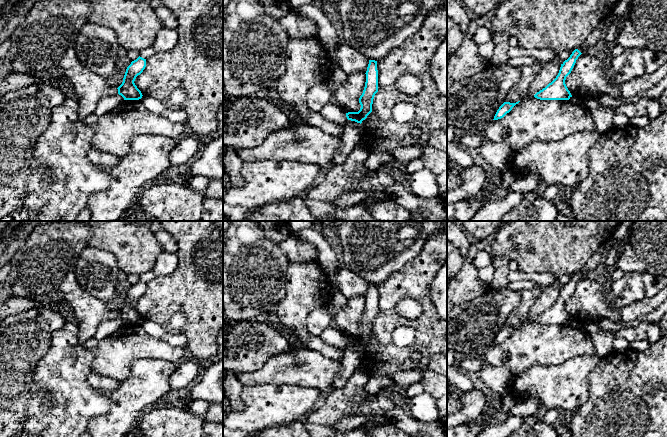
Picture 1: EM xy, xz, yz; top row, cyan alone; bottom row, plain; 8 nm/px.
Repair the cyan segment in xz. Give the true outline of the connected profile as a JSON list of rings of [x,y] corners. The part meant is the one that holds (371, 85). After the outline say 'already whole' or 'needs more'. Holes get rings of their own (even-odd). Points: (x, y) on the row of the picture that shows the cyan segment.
[[[369,60],[366,71],[366,82],[362,95],[359,98],[361,108],[358,112],[348,112],[348,120],[362,123],[363,120],[372,112],[372,104],[375,94],[378,92],[378,70],[377,61]]]; already whole

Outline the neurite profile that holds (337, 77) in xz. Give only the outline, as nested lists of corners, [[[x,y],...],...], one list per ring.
[[[333,66],[332,71],[328,77],[328,83],[334,89],[341,86],[347,79],[347,74],[339,67]]]

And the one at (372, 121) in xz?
[[[371,112],[365,120],[362,121],[361,125],[364,129],[367,128],[374,128],[376,130],[381,128],[381,122],[379,117],[374,113]]]

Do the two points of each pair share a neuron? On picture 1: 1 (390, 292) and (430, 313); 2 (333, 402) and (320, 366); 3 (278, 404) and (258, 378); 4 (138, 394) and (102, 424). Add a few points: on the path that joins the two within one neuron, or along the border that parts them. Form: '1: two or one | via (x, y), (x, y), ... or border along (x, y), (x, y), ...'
1: one | via (401, 292), (414, 292), (424, 302)
2: two | border along (332, 388), (324, 393)
3: two | border along (284, 383), (257, 383), (244, 386)
4: one | via (129, 403), (111, 421)

